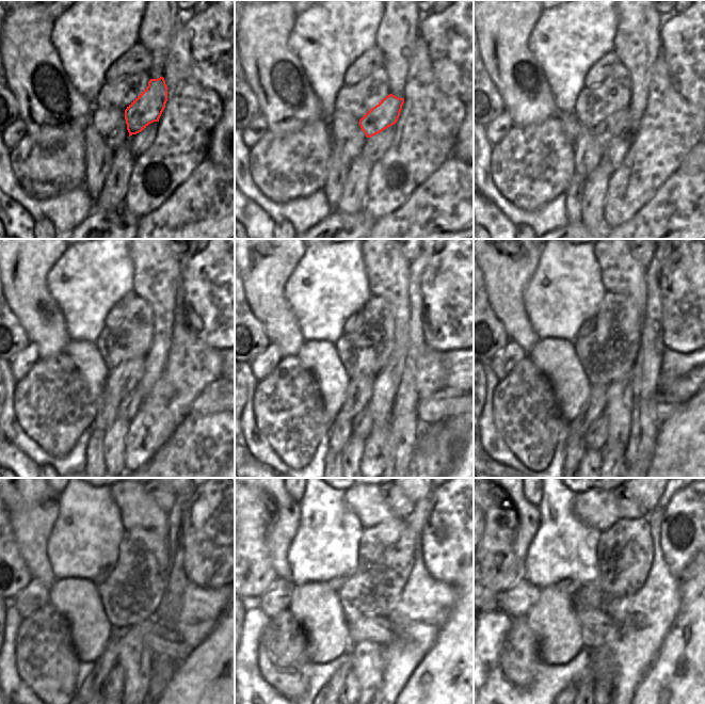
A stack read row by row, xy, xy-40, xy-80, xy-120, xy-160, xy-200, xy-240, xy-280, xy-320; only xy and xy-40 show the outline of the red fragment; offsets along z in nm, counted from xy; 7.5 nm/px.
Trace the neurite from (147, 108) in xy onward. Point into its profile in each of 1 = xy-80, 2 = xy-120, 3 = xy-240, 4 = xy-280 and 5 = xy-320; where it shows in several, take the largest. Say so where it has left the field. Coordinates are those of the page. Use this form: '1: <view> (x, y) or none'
1: xy-80 (615, 125)
2: xy-120 (122, 380)
3: xy-240 (92, 687)
4: xy-280 (329, 694)
5: xy-320 (567, 694)

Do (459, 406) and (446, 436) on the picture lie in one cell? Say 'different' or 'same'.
different

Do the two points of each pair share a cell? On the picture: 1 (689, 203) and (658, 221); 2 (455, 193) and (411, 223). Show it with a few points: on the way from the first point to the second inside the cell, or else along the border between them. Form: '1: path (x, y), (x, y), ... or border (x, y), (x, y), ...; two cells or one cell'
1: path (682, 210), (671, 221), (666, 221); one cell
2: path (445, 204), (430, 219), (421, 223); one cell

